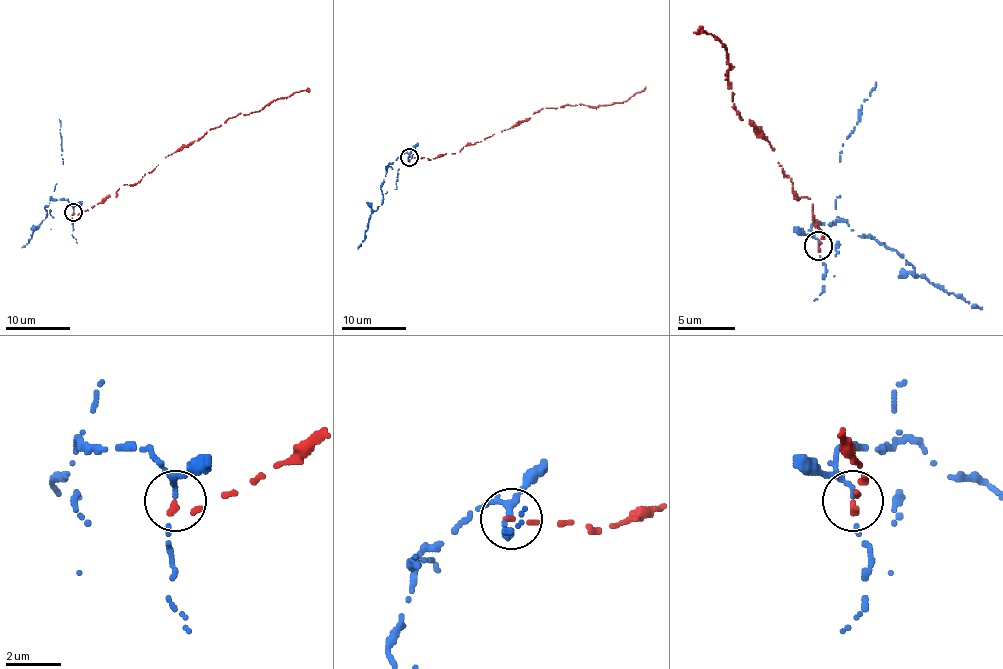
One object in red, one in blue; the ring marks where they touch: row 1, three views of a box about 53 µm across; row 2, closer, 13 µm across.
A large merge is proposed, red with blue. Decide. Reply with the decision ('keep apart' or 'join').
keep apart

